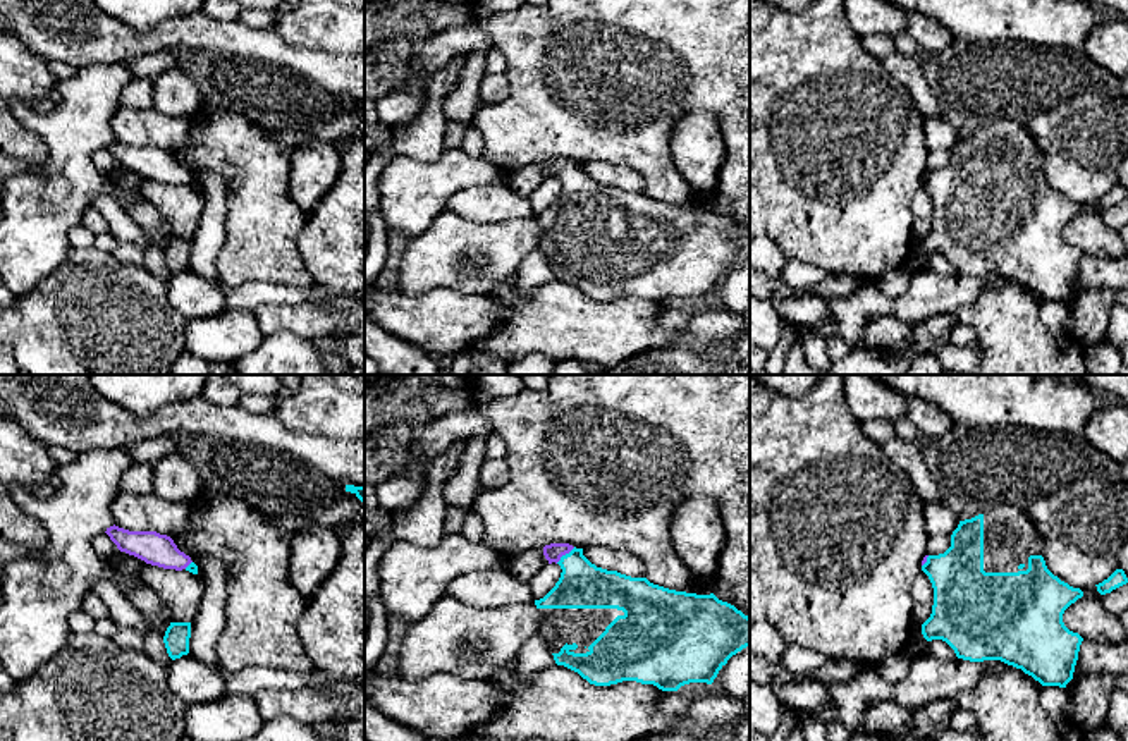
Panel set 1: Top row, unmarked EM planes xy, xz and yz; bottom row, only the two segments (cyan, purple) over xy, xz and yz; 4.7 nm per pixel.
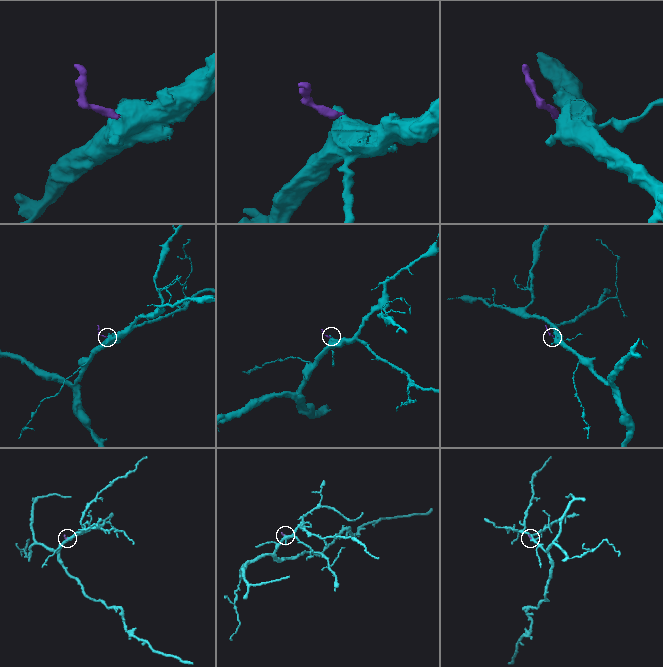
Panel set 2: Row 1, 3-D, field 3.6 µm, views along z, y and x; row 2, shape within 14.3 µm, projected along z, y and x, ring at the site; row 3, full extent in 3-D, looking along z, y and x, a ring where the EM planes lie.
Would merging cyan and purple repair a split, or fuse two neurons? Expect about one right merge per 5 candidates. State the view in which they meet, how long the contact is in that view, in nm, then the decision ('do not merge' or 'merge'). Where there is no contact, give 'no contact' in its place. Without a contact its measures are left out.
xz | 120 nm | merge

